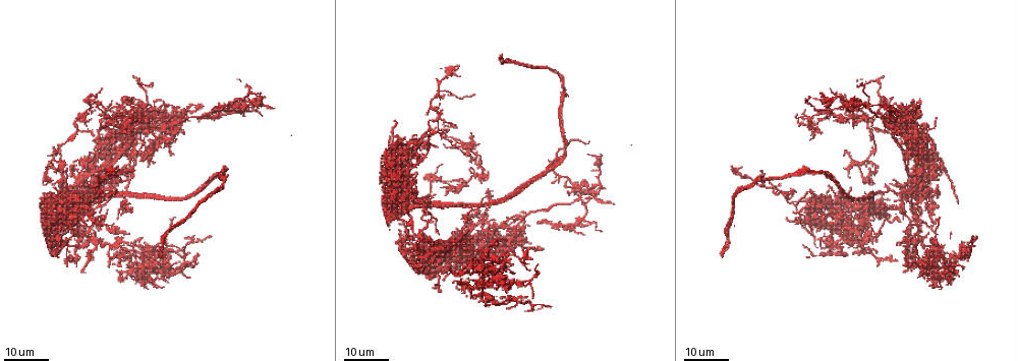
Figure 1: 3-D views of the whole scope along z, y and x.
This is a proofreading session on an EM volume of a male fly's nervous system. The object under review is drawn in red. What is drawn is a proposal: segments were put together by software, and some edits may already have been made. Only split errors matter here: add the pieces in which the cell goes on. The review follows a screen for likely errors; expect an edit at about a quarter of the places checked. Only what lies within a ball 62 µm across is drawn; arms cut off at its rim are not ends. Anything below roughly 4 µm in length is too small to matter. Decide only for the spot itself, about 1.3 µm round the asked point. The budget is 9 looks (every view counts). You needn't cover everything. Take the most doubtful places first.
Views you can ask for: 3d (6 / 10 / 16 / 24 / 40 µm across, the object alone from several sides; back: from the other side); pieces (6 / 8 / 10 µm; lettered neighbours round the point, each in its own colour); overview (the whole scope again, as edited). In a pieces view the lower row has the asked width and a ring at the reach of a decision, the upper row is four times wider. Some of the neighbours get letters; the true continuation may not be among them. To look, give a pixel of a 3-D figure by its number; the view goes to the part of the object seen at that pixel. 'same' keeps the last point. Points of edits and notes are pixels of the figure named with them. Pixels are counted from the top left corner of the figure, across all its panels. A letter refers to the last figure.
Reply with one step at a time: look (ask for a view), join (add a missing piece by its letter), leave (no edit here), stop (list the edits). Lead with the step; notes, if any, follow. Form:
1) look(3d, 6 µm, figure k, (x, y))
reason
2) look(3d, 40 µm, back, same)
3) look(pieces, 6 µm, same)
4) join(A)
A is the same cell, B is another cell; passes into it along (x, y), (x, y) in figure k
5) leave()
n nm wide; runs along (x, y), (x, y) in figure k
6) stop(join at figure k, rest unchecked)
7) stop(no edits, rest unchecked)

look(3d, 16 µm, figure 1, (905, 162))

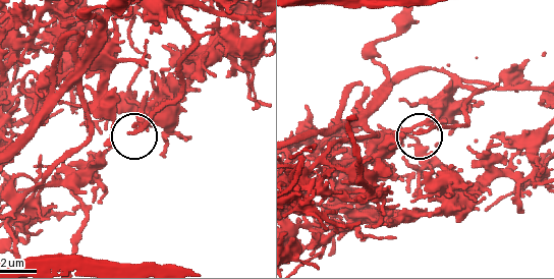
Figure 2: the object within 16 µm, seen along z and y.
look(pieces, 10 µm, figure 2, (132, 134))

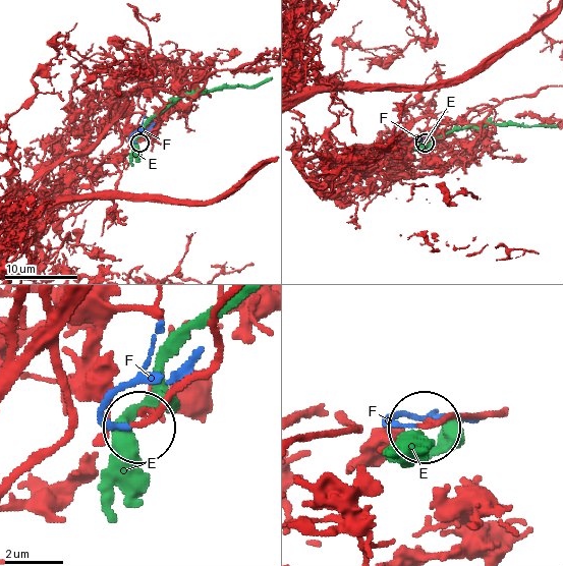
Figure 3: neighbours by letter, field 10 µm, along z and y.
join(F)
190 nm wide; F is the same cell, E is another cell; passes into it along (210, 361), (134, 422), (110, 417), (118, 395), (203, 347) in figure 3; the cell continues

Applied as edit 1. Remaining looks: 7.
look(overview)

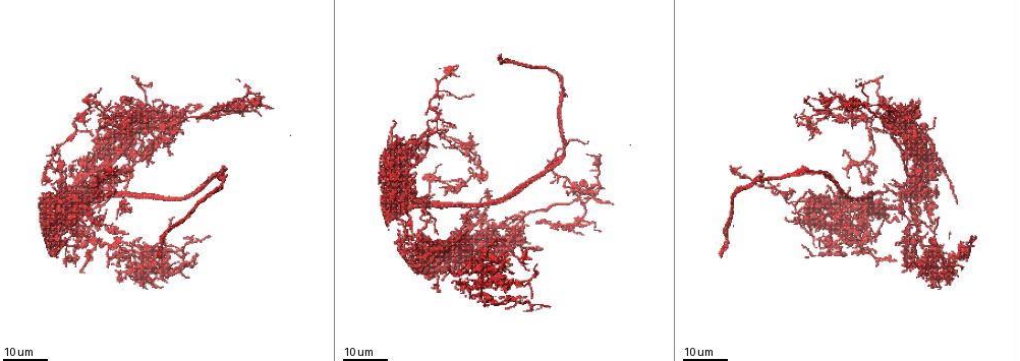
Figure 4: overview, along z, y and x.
look(3d, 16 µm, figure 4, (901, 209))
branch stops here

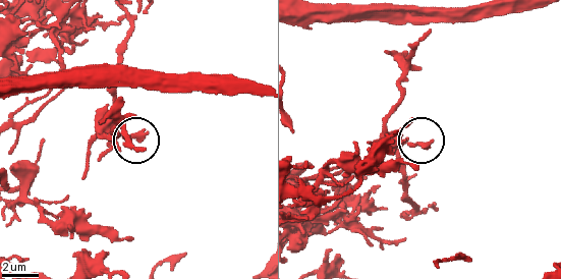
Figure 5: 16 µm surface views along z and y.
look(pieces, 10 µm, figure 5, (143, 132))

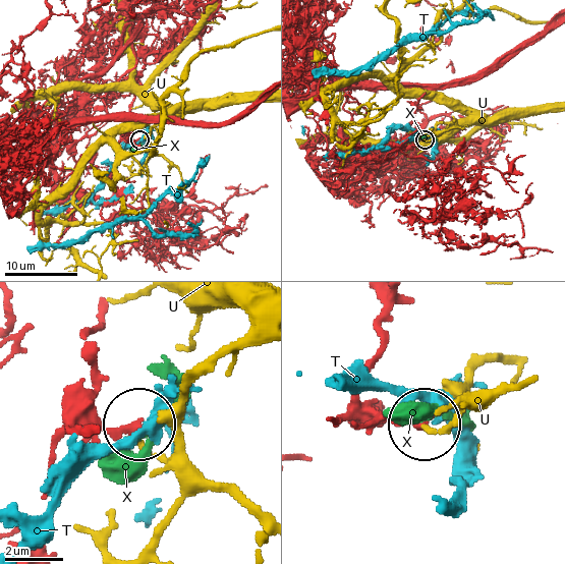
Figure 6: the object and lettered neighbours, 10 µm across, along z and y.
leave()
T, U and X are other cells; no lettered piece goes on from it

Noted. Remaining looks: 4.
look(3d, 24 µm, figure 4, (472, 208))
long arm stops here

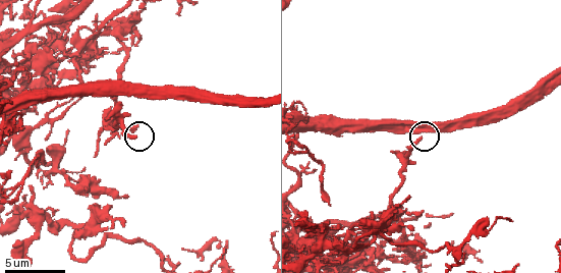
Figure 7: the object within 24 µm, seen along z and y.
look(3d, 10 µm, figure 7, (135, 139))

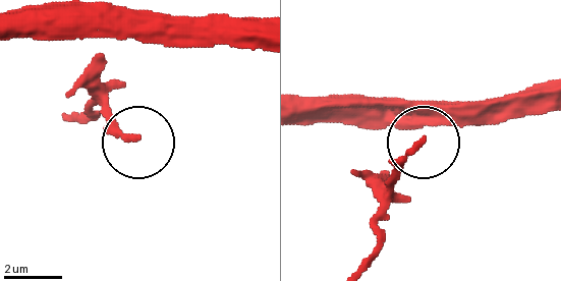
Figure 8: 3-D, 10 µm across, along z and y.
look(pieces, 6 µm, figure 8, (134, 135))
see the neighbours

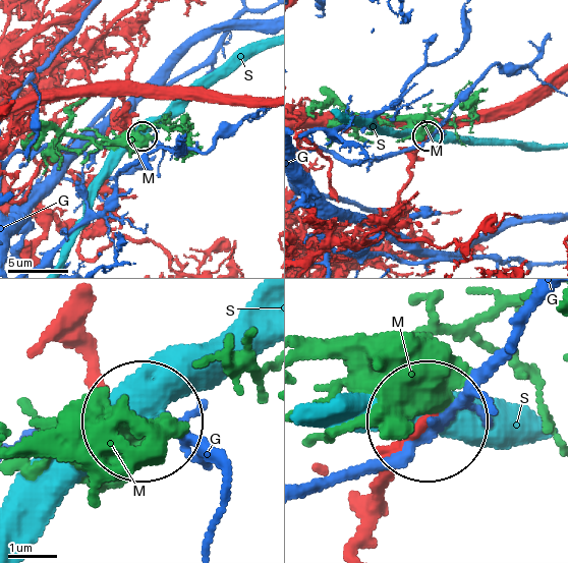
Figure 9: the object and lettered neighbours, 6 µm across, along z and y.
join(M)
200 nm wide; M is the same cell, G and S are other cells; it goes on there

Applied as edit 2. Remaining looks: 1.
stop(join at figure 3, join at figure 9, rest unchecked)

